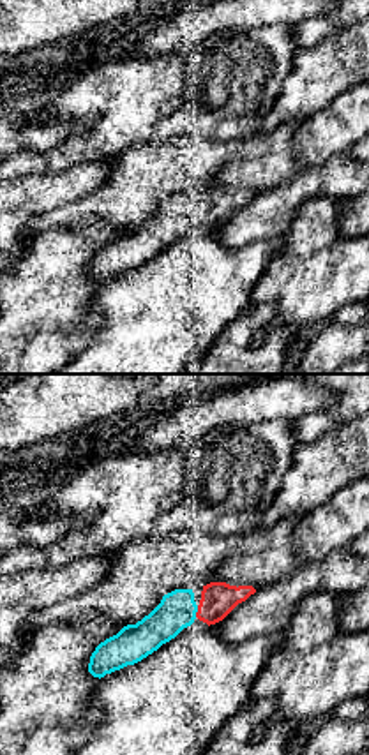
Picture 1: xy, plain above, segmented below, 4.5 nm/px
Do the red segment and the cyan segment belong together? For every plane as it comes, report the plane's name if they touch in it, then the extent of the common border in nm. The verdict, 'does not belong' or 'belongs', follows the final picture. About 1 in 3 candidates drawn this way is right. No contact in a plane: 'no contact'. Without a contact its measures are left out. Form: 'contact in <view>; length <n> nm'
contact in xy; length 60 nm

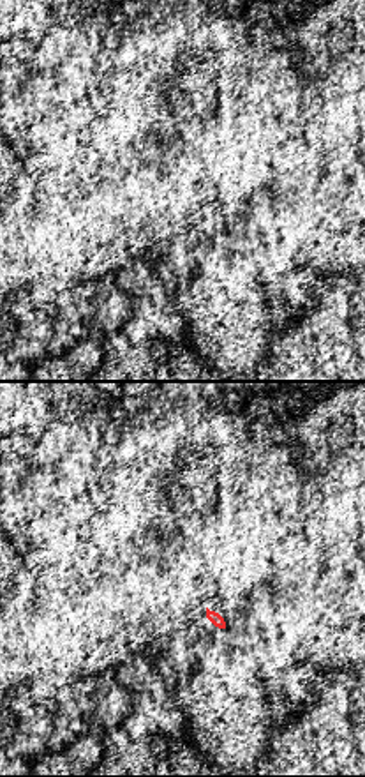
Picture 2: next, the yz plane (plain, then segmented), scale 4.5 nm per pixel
no contact

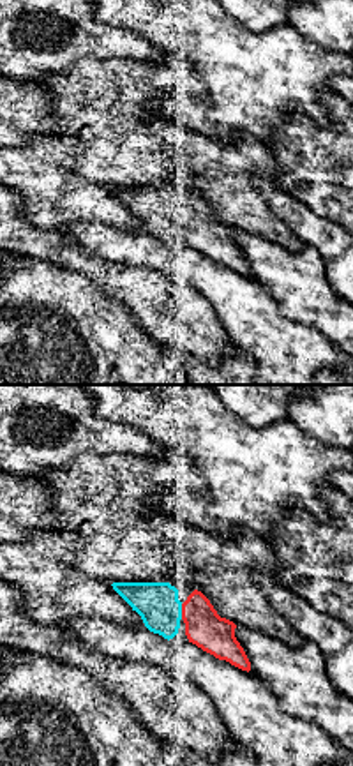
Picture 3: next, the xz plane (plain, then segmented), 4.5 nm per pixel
contact in xz; length 70 nm

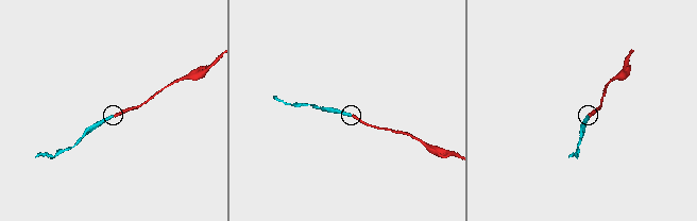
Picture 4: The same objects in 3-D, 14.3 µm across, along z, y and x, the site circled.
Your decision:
belongs

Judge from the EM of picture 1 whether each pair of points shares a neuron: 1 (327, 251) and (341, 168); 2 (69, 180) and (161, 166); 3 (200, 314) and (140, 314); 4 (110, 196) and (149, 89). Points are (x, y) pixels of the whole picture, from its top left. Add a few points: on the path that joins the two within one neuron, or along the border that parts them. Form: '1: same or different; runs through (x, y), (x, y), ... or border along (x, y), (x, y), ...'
1: different; border along (341, 198), (311, 196), (297, 212)
2: different; border along (108, 159), (106, 179), (73, 200)
3: same; runs through (186, 314), (154, 314)
4: different; border along (166, 140), (133, 145), (108, 159)

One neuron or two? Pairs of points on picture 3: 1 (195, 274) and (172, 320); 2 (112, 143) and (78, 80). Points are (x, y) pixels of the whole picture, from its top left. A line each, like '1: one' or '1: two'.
1: two
2: one

